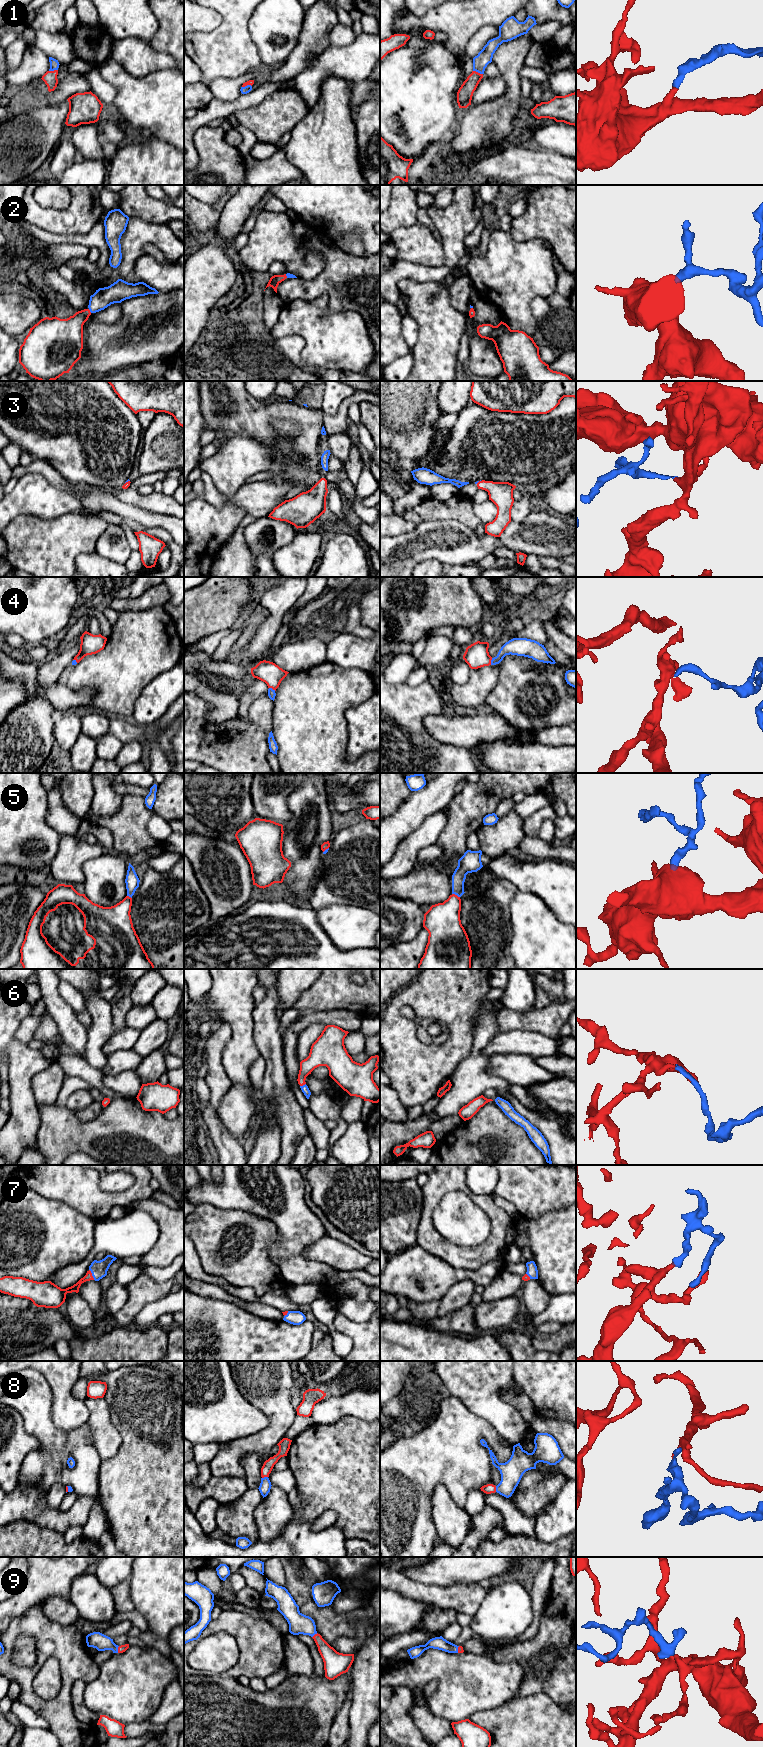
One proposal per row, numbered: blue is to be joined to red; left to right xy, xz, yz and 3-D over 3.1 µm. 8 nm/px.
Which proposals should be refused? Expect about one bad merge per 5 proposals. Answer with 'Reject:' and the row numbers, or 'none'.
Reject: none

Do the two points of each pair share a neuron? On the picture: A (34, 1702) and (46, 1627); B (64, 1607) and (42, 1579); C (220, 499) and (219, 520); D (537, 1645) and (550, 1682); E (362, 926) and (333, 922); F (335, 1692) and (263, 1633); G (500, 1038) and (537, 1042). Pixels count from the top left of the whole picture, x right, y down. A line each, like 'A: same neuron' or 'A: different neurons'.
A: same neuron
B: different neurons
C: different neurons
D: same neuron
E: same neuron
F: different neurons
G: same neuron

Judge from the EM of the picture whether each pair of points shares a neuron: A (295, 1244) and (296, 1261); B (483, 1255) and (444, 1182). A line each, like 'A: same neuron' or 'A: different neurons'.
A: same neuron
B: same neuron

